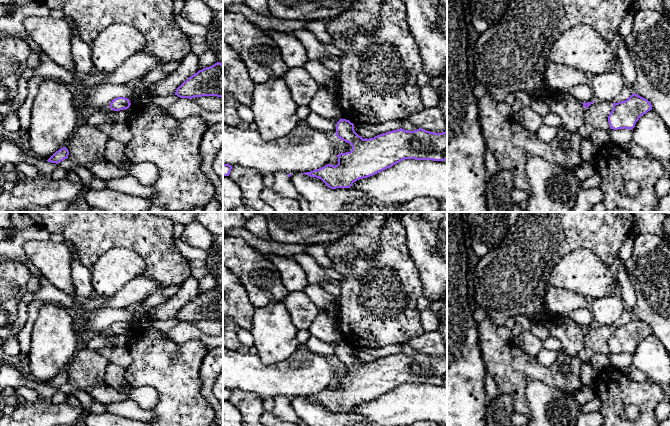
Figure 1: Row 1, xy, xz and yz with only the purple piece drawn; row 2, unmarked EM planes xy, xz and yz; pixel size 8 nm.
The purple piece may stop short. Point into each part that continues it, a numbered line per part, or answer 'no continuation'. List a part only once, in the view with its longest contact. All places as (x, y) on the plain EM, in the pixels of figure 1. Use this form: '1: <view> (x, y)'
no continuation

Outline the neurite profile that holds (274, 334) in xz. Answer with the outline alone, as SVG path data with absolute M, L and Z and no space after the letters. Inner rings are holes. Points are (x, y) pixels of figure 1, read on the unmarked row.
M284 302L255 308L250 331L257 354L266 366L283 361L303 346Z

